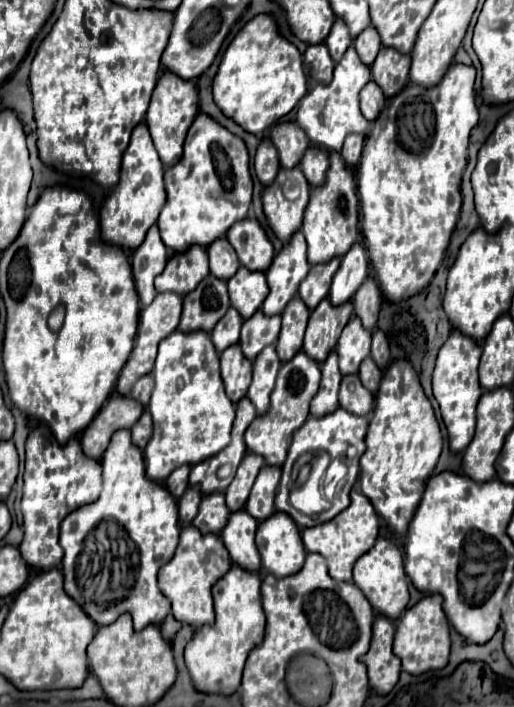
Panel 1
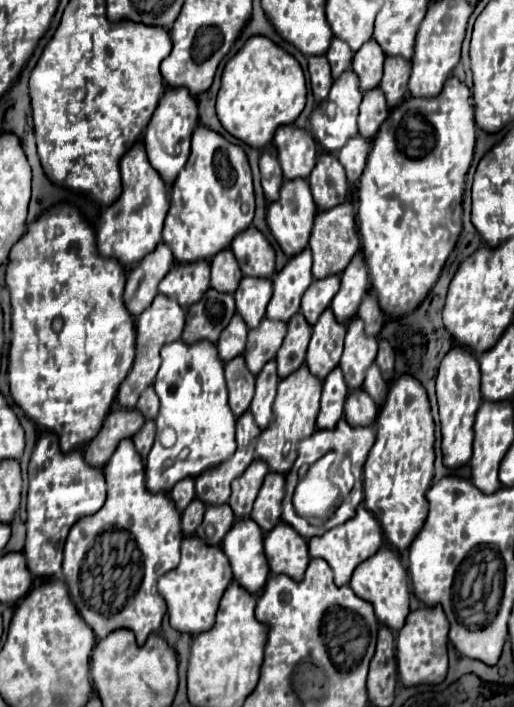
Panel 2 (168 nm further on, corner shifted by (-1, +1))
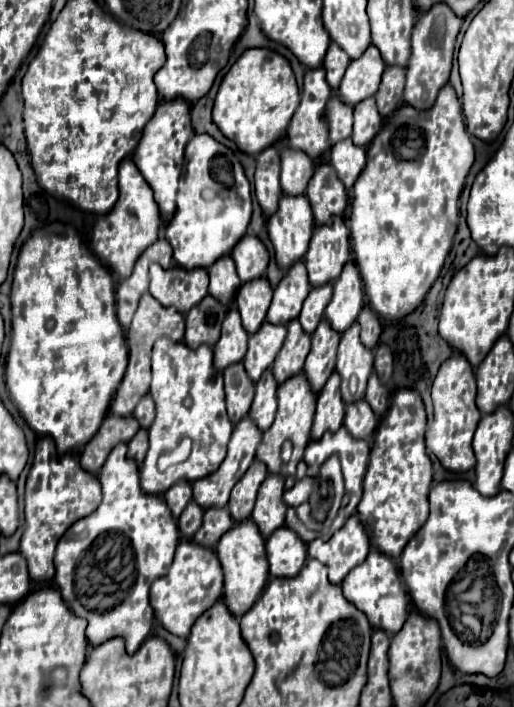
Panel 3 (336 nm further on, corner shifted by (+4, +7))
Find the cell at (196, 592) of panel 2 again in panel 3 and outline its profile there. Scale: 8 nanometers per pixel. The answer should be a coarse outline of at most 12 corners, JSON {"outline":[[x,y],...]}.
{"outline":[[181,540],[151,584],[157,620],[189,636],[223,594],[211,548]]}

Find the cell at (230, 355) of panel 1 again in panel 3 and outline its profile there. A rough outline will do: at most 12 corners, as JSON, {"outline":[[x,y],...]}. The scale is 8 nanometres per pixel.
{"outline":[[243,362],[223,370],[227,414],[237,424],[251,408],[255,384]]}

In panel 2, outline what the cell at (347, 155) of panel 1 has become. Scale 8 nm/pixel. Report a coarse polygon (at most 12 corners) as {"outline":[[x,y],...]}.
{"outline":[[362,136],[348,140],[338,152],[348,182],[358,184],[370,142]]}

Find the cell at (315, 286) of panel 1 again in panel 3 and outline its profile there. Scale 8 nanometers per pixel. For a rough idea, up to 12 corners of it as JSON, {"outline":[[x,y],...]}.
{"outline":[[331,282],[311,288],[299,322],[311,334],[321,322]]}

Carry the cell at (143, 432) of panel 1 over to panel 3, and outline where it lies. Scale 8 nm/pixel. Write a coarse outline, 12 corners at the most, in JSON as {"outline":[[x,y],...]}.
{"outline":[[141,428],[129,442],[131,458],[141,466],[149,442]]}

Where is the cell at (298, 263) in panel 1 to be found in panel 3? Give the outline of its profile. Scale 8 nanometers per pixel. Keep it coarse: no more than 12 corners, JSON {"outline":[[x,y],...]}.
{"outline":[[297,260],[273,290],[271,324],[297,318],[311,290],[305,262]]}

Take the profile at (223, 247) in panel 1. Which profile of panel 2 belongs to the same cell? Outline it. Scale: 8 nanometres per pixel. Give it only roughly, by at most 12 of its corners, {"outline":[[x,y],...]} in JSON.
{"outline":[[232,250],[212,258],[212,288],[234,294],[242,272]]}

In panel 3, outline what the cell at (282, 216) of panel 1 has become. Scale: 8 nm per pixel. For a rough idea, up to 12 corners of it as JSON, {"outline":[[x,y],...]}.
{"outline":[[281,196],[267,218],[281,268],[305,256],[313,224],[307,196]]}

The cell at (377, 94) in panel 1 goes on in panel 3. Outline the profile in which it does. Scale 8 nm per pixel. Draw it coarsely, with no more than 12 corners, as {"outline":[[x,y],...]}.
{"outline":[[375,98],[355,106],[353,142],[367,146],[381,128]]}

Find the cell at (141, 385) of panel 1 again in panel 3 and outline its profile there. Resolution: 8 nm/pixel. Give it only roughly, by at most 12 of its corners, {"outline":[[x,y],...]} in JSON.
{"outline":[[151,394],[139,400],[133,416],[141,428],[149,428],[155,418]]}

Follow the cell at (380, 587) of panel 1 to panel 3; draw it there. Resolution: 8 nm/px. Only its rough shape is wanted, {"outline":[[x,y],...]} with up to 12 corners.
{"outline":[[371,550],[341,584],[373,628],[399,632],[407,592],[393,558]]}

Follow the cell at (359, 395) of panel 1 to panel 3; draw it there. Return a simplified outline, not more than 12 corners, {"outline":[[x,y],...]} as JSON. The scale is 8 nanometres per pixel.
{"outline":[[367,400],[345,406],[343,426],[351,436],[371,438],[377,416]]}

